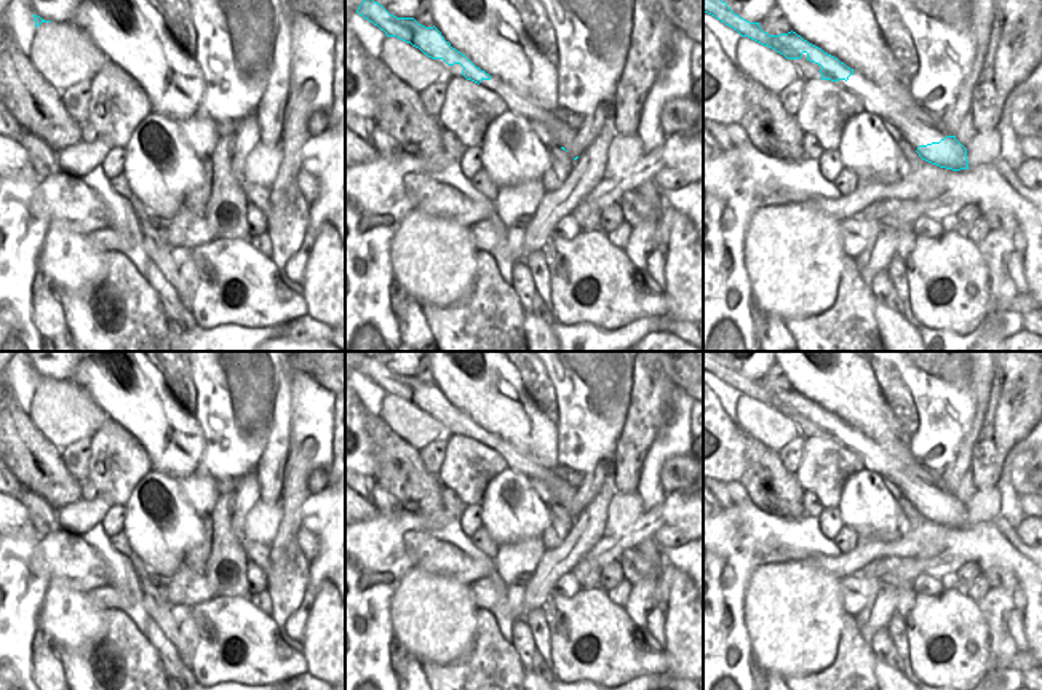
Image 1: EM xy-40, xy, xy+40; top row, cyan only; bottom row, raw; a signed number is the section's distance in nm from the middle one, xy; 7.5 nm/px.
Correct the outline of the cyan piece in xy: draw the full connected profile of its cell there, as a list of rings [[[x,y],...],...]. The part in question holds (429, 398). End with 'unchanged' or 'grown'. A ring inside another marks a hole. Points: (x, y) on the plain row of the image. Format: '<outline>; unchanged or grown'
[[[364,356],[356,371],[384,388],[387,395],[396,395],[411,401],[432,417],[443,417],[447,423],[460,422],[463,425],[462,433],[467,438],[478,442],[483,438],[491,438],[489,431],[476,425],[465,412],[452,406],[435,383],[425,385],[414,375],[396,375],[372,356]]]; unchanged

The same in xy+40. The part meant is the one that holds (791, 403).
[[[703,351],[703,369],[732,385],[742,395],[748,395],[764,404],[769,404],[783,412],[786,417],[801,417],[805,410],[807,418],[821,425],[821,438],[847,439],[849,434],[853,433],[853,426],[847,425],[837,415],[825,410],[821,406],[809,401],[793,388],[780,393],[769,393],[761,387],[759,380],[750,380],[735,372],[718,351]]]; unchanged

